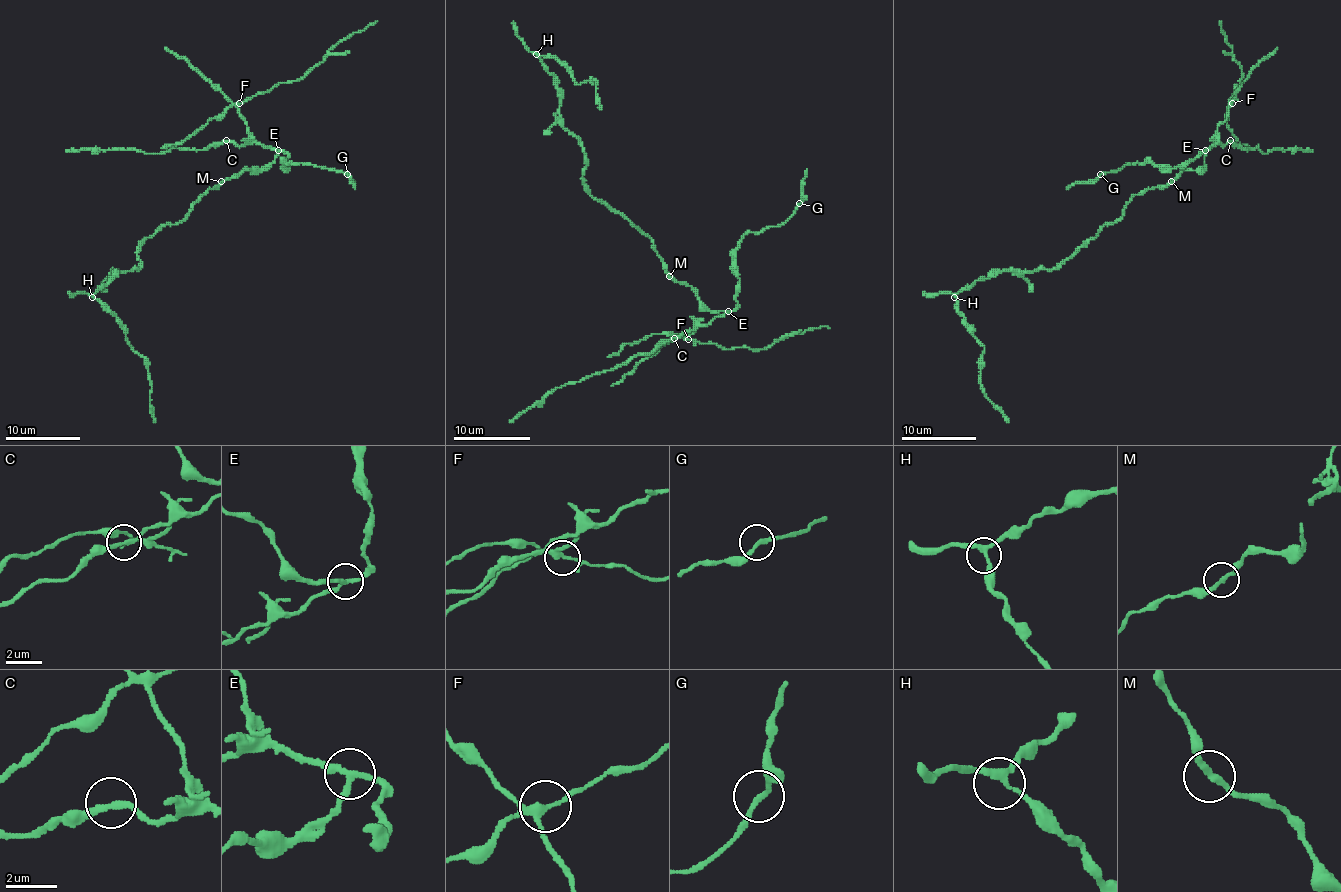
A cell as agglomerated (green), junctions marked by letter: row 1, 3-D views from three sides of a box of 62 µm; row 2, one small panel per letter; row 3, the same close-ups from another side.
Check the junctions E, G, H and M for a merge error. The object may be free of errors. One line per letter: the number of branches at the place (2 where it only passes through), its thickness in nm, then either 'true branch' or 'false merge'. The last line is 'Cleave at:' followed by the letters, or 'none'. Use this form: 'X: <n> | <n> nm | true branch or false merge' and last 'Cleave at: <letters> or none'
E: 3 | 200 nm | false merge
G: 2 | 200 nm | true branch
H: 3 | 200 nm | true branch
M: 2 | 240 nm | true branch
Cleave at: E

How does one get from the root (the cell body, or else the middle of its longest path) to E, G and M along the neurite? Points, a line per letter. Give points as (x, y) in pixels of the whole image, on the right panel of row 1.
E: (1122, 211), (1135, 194), (1154, 187), (1165, 187), (1184, 170), (1202, 170), (1204, 150)
G: (1122, 211), (1135, 194), (1165, 187), (1184, 170), (1202, 170), (1204, 152), (1173, 168), (1128, 163), (1100, 174)
M: (1122, 211), (1135, 194), (1163, 187), (1171, 181)

